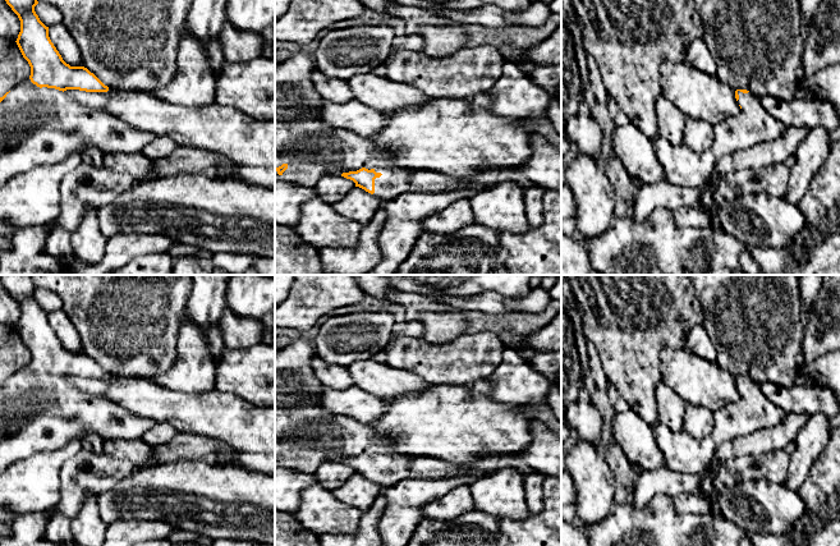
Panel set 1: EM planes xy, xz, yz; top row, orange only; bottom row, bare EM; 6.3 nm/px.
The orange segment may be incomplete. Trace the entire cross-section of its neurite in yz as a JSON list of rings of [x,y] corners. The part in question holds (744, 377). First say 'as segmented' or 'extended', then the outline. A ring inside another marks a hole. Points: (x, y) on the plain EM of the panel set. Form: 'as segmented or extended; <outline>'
extended; [[[736,376],[735,385],[740,398],[713,413],[715,427],[703,439],[692,437],[684,430],[673,432],[660,422],[652,426],[665,467],[681,474],[697,474],[707,467],[722,444],[782,422],[785,412],[766,396],[761,384],[747,376]]]

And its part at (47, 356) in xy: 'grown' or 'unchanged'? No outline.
grown

